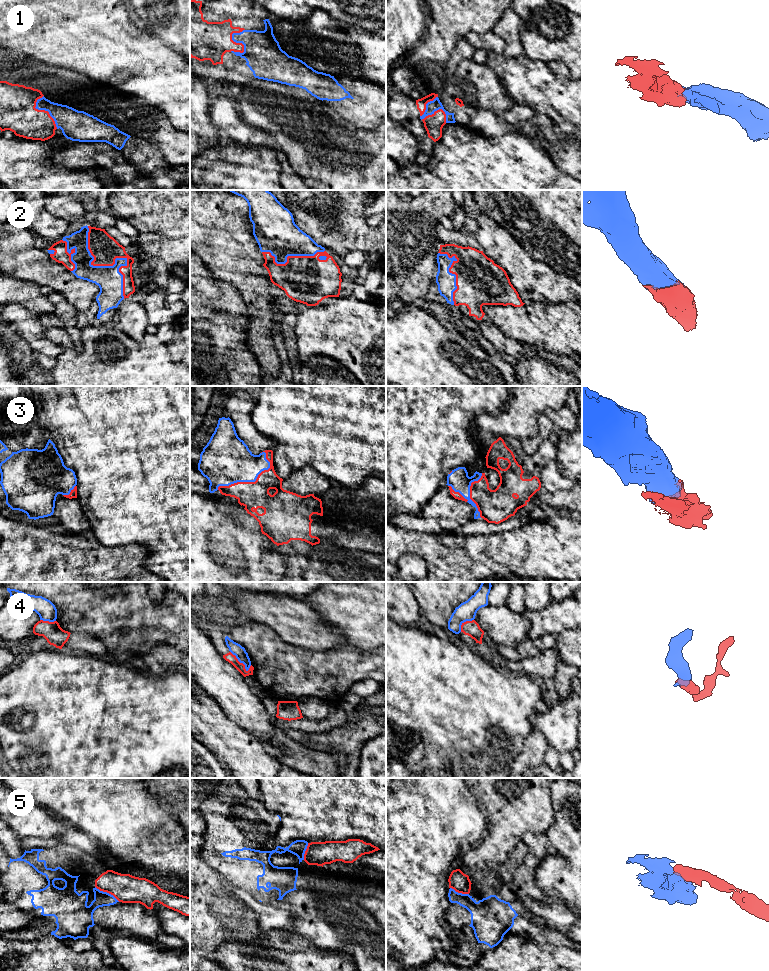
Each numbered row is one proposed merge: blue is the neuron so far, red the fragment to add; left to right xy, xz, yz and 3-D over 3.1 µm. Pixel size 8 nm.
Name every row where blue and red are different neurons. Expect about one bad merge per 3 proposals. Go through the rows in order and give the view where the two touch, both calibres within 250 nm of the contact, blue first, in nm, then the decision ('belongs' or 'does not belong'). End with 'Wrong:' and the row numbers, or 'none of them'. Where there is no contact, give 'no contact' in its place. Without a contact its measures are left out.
1: xz | 300/300 nm | belongs
2: xy | 200/220 nm | belongs
3: xz | 380/220 nm | belongs
4: xz | 100/70 nm | does not belong
5: xy | 160/220 nm | does not belong
Wrong: 4, 5

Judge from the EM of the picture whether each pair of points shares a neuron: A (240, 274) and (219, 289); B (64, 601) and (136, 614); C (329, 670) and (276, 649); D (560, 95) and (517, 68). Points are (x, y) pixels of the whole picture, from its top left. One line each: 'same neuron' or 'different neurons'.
A: different neurons
B: same neuron
C: same neuron
D: same neuron

